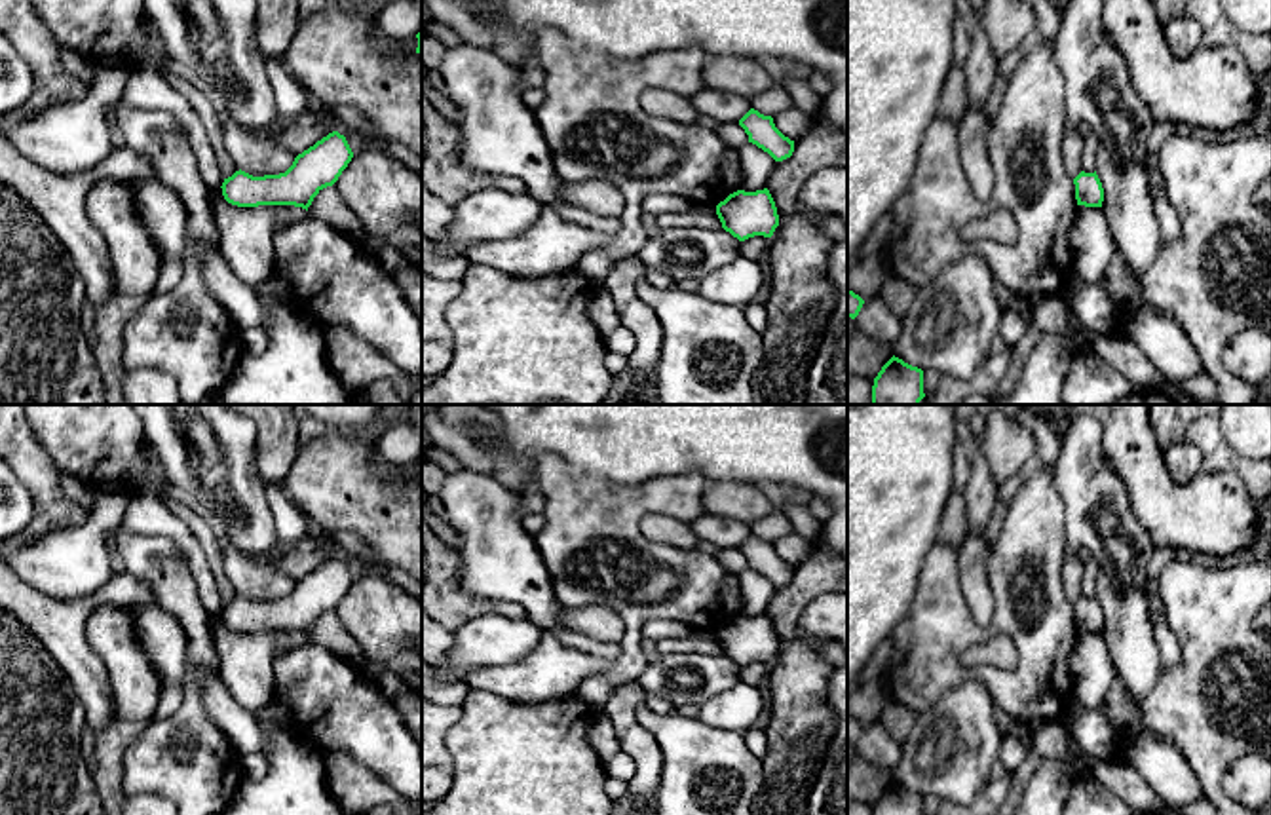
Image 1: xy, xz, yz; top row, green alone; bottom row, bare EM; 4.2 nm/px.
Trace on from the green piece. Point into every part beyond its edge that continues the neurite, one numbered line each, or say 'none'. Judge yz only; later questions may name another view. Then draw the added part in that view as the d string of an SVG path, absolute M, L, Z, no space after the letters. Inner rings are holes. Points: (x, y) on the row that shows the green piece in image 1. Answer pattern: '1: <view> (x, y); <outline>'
none

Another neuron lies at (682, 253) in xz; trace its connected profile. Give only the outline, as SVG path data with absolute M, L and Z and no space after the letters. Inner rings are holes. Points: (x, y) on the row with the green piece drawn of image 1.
M673 228L646 239L636 258L673 281L699 281L741 256L741 241L724 228Z

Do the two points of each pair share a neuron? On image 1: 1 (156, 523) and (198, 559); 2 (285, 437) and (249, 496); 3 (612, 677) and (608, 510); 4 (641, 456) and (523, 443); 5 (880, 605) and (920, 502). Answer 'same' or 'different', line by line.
1: same
2: different
3: same
4: same
5: same

